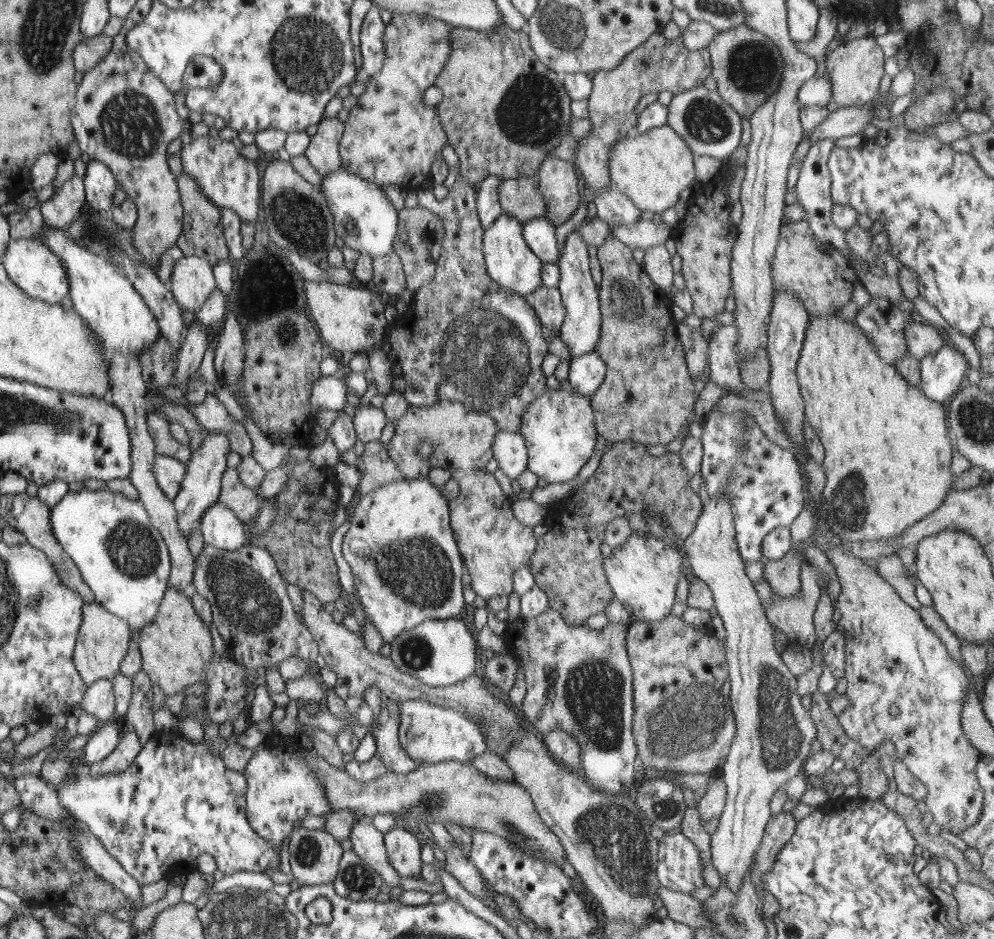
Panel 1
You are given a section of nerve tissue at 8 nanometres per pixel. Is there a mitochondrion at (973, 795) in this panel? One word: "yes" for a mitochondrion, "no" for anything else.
no

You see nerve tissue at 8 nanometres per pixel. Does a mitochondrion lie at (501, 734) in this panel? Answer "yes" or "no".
yes

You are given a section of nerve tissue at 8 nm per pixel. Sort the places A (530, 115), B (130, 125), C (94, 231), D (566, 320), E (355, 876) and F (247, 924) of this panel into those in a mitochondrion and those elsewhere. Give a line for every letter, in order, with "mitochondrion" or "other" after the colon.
A: mitochondrion
B: mitochondrion
C: mitochondrion
D: other
E: mitochondrion
F: mitochondrion

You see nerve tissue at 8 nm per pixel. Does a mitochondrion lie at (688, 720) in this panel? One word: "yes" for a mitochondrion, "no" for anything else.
yes

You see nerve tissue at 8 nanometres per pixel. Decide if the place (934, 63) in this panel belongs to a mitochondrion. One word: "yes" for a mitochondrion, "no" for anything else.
no

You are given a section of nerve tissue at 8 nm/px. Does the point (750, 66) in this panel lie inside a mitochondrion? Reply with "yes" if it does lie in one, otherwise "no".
yes

